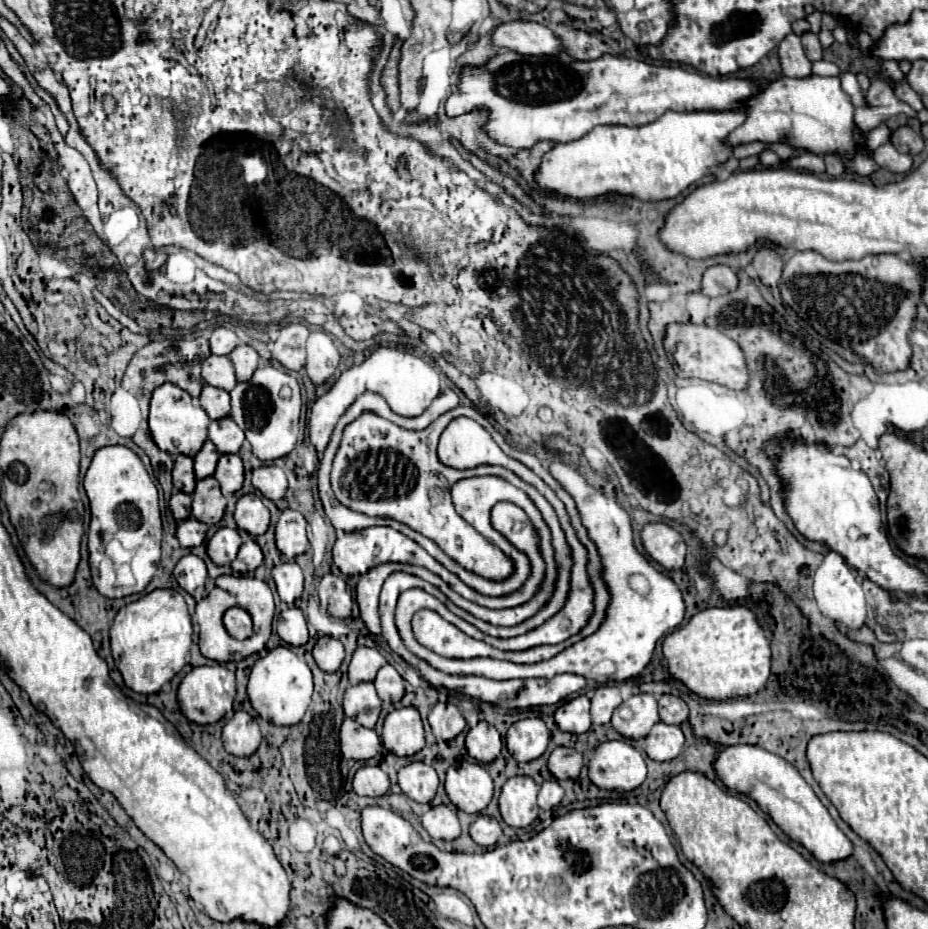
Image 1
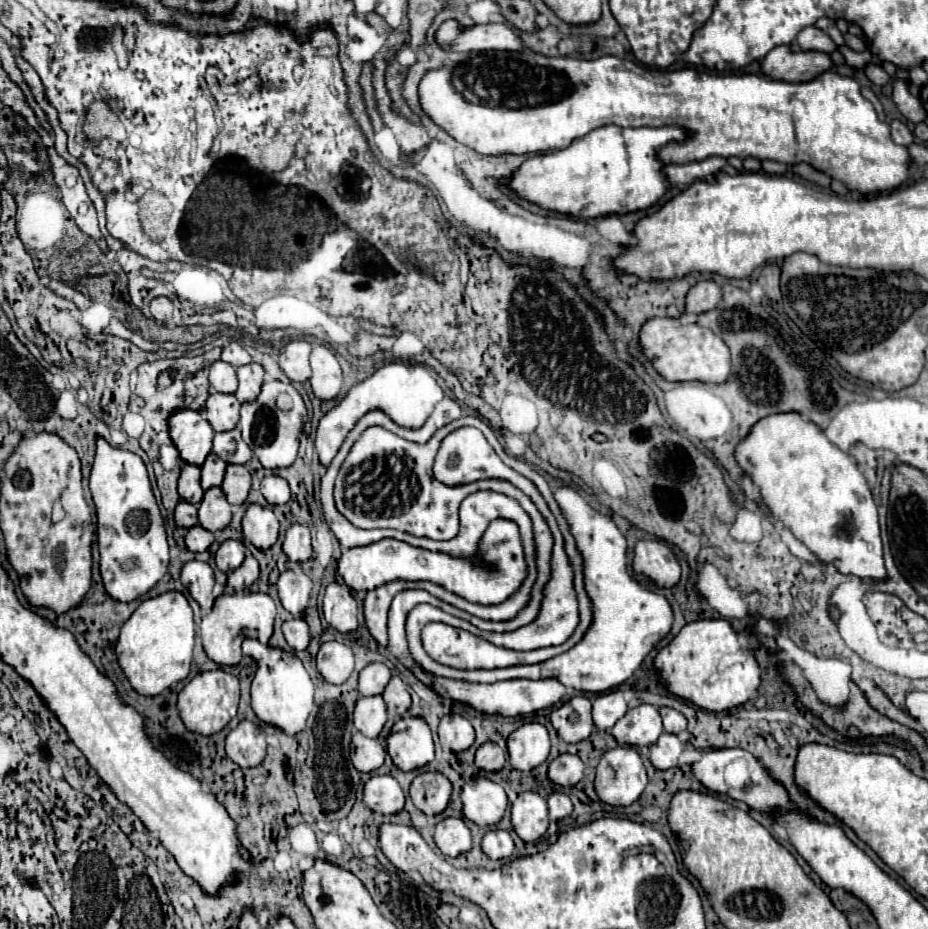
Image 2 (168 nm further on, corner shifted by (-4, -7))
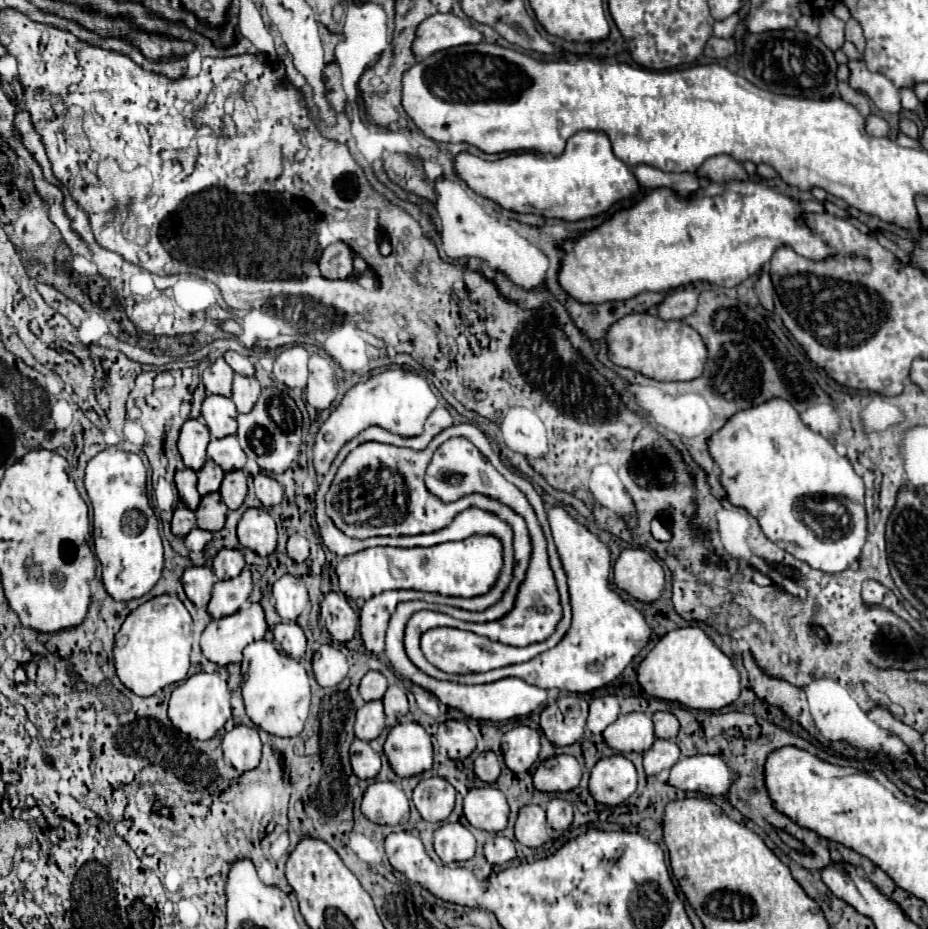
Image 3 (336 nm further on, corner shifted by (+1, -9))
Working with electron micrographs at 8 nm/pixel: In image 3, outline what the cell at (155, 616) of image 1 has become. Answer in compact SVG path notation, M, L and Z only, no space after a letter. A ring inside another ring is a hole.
M170 594L156 596L128 614L116 634L116 674L126 688L138 696L152 696L166 684L186 678L192 650L192 618L186 606Z

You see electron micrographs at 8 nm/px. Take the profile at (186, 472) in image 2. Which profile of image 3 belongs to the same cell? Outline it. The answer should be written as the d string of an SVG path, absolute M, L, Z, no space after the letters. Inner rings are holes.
M190 468L176 472L176 488L180 498L186 502L190 510L196 510L200 504L200 494L196 490L196 472Z

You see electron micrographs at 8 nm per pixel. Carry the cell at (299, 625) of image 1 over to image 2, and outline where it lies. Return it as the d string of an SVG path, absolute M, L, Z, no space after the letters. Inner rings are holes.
M293 618L289 622L283 622L283 634L287 644L293 650L305 650L309 646L309 640L311 640L309 626L303 618Z

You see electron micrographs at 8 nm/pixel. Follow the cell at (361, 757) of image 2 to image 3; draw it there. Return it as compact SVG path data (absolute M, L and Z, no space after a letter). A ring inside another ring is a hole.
M354 740L350 748L350 760L352 760L352 770L358 778L370 780L376 778L380 772L380 754L370 748L368 742L364 740Z

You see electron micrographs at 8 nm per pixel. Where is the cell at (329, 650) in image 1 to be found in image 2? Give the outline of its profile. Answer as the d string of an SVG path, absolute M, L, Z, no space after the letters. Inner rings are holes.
M325 642L317 654L317 670L331 684L343 684L353 672L353 652L347 644Z

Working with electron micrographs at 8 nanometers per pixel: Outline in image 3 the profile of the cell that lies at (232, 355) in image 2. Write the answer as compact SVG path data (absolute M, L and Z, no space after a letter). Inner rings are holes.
M226 352L226 354L224 354L224 360L232 366L232 370L234 370L236 374L254 376L254 372L256 372L252 360L246 358L246 356L242 356L242 354L238 354L238 352Z

